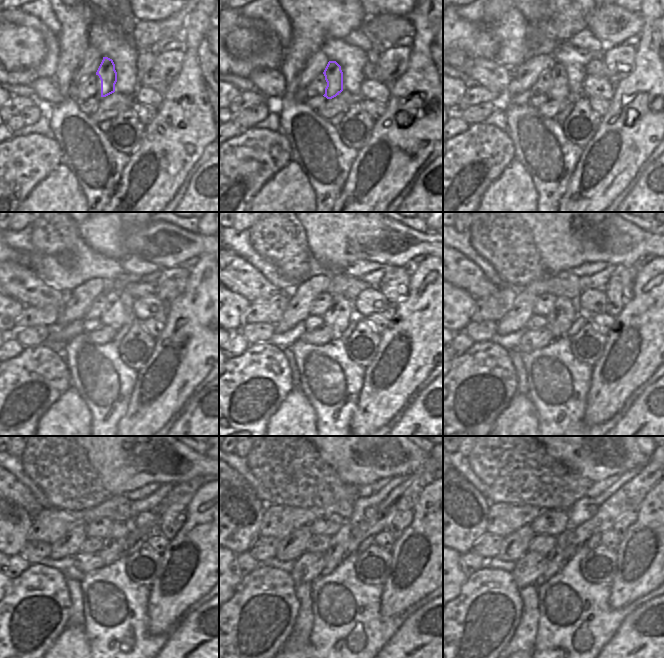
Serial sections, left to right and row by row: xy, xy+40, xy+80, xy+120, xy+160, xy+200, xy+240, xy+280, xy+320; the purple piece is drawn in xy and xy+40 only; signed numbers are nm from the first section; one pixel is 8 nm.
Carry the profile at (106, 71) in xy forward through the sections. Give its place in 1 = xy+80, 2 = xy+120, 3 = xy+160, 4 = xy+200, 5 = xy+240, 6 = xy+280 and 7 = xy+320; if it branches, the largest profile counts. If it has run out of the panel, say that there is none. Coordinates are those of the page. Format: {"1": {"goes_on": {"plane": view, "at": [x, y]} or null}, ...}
{"1": {"goes_on": {"plane": "xy+80", "at": [559, 90]}}, "2": {"goes_on": {"plane": "xy+120", "at": [114, 314]}}, "3": {"goes_on": {"plane": "xy+160", "at": [340, 312]}}, "4": {"goes_on": {"plane": "xy+200", "at": [565, 311]}}, "5": {"goes_on": {"plane": "xy+240", "at": [114, 544]}}, "6": {"goes_on": {"plane": "xy+280", "at": [338, 543]}}, "7": {"goes_on": {"plane": "xy+320", "at": [556, 557]}}}

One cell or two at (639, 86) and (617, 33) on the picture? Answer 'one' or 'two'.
two

